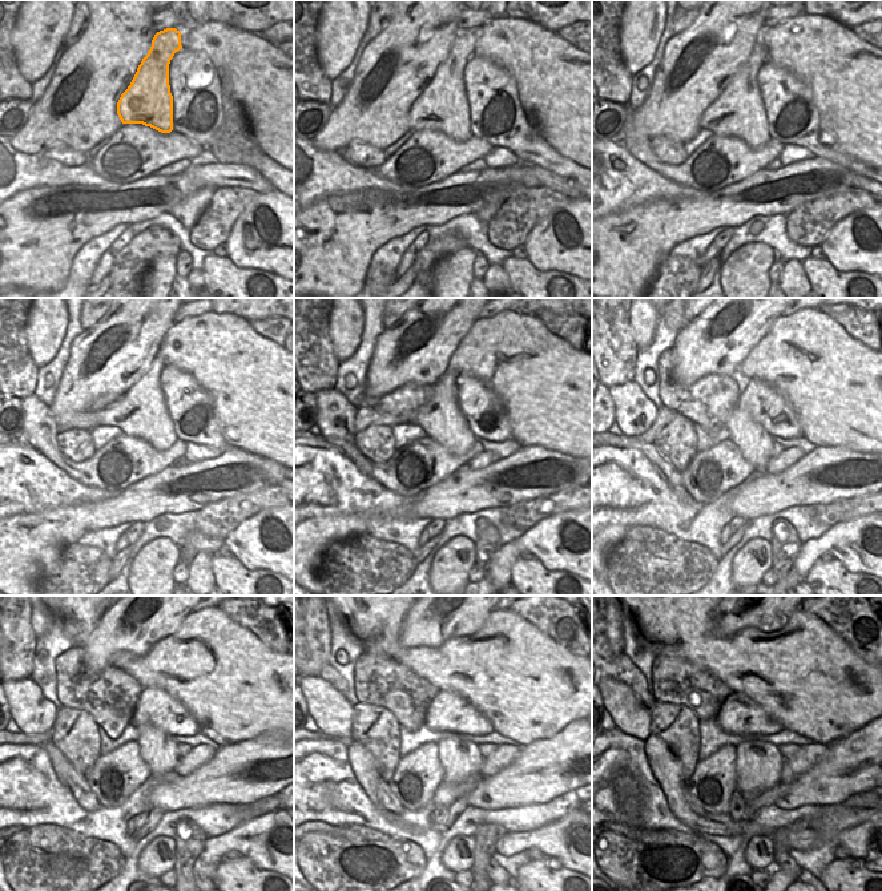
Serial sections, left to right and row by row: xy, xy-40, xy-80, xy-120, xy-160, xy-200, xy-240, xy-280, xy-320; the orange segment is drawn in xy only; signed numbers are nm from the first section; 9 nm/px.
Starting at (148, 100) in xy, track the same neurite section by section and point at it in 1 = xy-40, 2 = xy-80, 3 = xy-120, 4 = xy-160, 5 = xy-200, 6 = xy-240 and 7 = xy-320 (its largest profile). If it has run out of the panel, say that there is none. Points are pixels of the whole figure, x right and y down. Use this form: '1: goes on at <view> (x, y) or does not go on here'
1: goes on at xy-40 (443, 107)
2: goes on at xy-80 (738, 112)
3: goes on at xy-120 (141, 411)
4: goes on at xy-160 (442, 419)
5: goes on at xy-200 (754, 443)
6: goes on at xy-240 (158, 750)
7: goes on at xy-320 (758, 765)

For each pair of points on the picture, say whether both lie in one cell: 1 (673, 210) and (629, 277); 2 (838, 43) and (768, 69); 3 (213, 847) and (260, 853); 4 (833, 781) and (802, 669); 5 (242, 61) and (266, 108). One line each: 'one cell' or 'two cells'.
1: one cell
2: two cells
3: one cell
4: two cells
5: one cell

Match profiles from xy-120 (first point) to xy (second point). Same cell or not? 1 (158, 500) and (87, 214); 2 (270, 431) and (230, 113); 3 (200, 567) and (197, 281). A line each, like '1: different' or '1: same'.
1: same
2: different
3: same

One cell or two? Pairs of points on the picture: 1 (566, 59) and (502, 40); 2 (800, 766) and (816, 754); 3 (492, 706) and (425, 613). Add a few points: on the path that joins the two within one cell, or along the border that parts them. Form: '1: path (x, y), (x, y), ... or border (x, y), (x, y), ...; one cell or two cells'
1: path (550, 59), (538, 59), (518, 45); one cell
2: path (804, 762), (812, 754); one cell
3: border (474, 632), (450, 637), (438, 646), (414, 648); two cells

